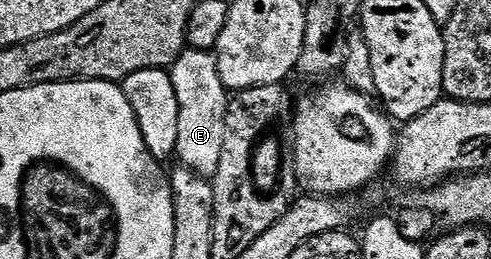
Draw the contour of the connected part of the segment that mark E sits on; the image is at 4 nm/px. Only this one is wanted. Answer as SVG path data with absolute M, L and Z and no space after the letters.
M184 50L169 69L173 90L177 93L178 162L204 177L213 177L221 165L221 149L225 145L225 117L229 88L221 81L217 61L210 51Z

